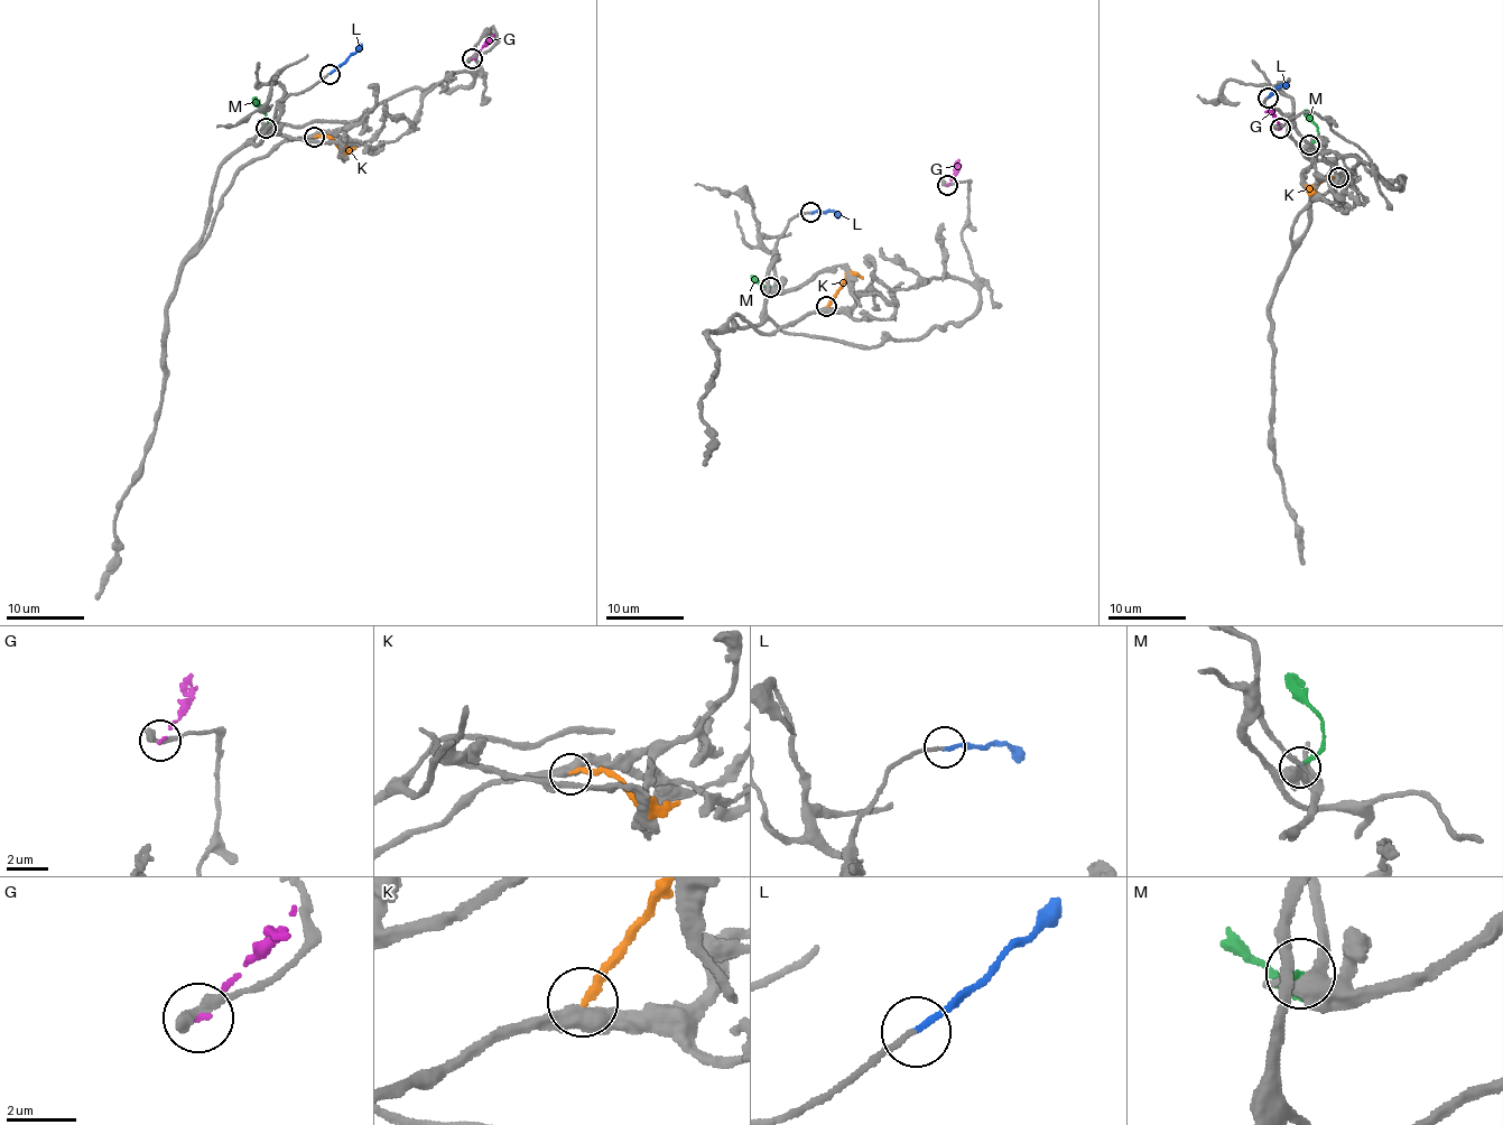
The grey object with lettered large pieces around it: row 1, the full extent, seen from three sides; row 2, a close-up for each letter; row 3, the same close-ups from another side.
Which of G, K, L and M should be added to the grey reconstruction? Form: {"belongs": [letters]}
{"belongs": ["L"]}

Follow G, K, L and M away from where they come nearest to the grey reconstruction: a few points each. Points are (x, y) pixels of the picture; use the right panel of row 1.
G: (1280, 128), (1278, 119), (1264, 112)
K: (1337, 177), (1325, 177), (1314, 188), (1318, 192)
L: (1267, 98), (1289, 84)
M: (1309, 146), (1316, 139), (1318, 129), (1304, 110)

